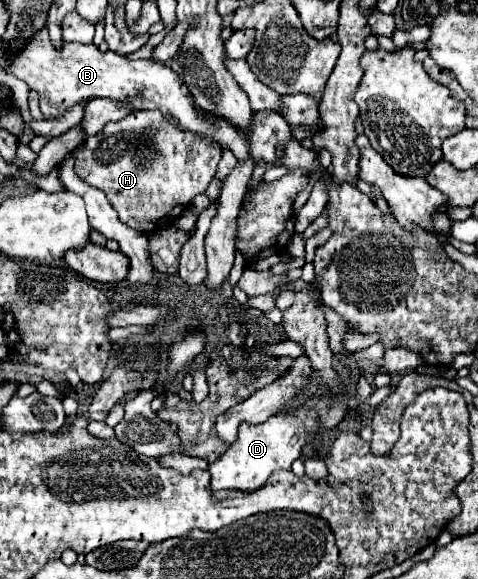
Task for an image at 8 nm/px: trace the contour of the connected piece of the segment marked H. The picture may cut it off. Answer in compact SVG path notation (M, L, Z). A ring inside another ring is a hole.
M134 111L126 119L118 123L106 123L100 133L90 135L88 145L84 143L74 151L74 171L82 181L106 193L122 223L136 231L152 233L164 229L164 223L174 223L188 203L198 193L206 191L216 173L220 157L222 149L214 139L202 133L180 129L174 119L166 119L160 111Z

